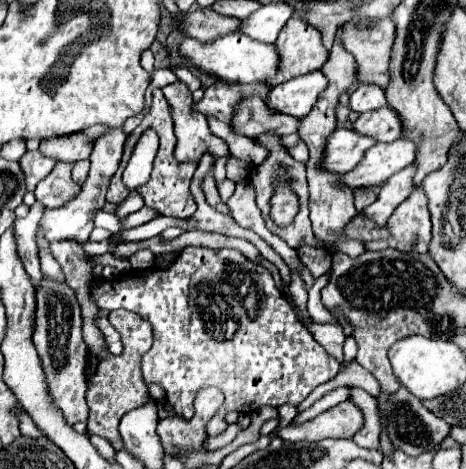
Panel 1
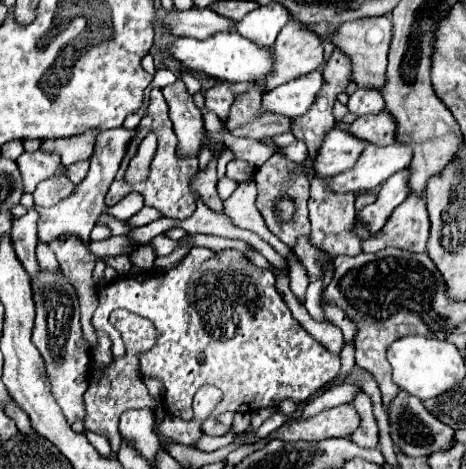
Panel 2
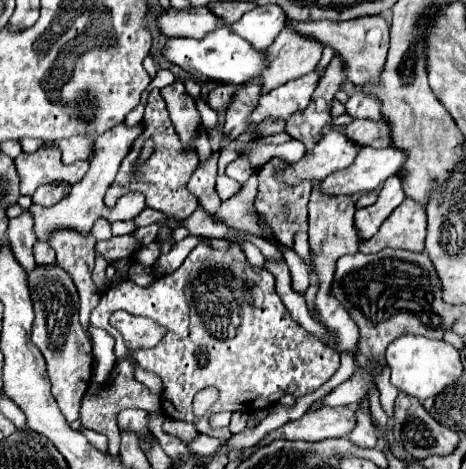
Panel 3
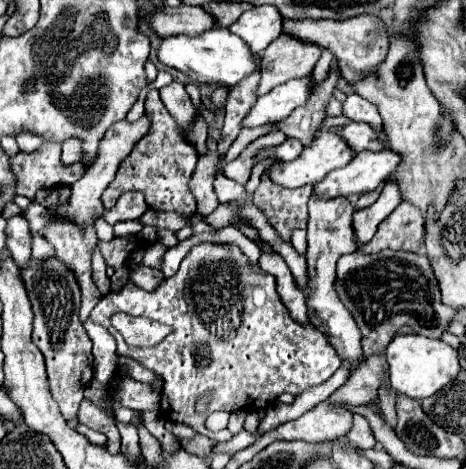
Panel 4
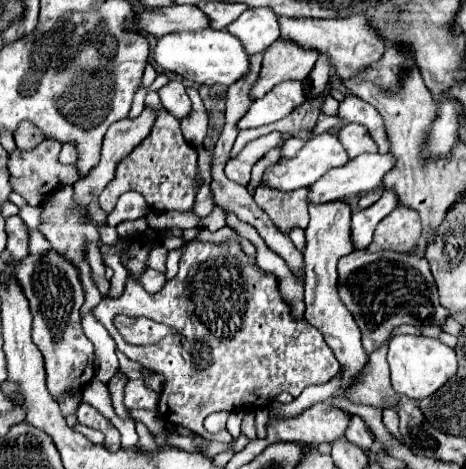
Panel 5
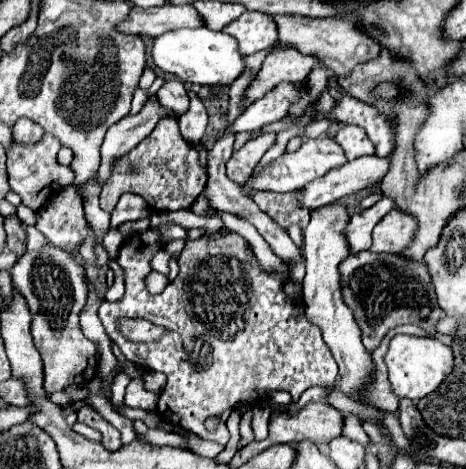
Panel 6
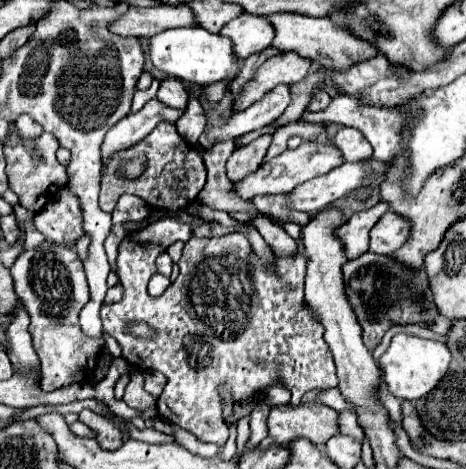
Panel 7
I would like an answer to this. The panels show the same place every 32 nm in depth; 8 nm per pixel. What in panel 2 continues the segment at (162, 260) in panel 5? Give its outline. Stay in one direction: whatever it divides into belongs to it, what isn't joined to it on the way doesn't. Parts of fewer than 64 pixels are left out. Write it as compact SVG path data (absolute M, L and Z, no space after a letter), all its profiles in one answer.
M140 246L138 250L134 250L130 254L130 260L134 266L138 268L144 268L144 270L152 270L154 266L154 260L156 260L156 252L152 246Z

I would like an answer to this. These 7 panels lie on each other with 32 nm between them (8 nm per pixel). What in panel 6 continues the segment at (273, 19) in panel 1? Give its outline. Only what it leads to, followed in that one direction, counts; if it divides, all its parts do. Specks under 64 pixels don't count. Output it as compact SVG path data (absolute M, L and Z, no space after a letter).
M244 12L232 24L224 26L224 32L236 38L240 52L246 56L272 48L278 34L274 20L264 12Z

